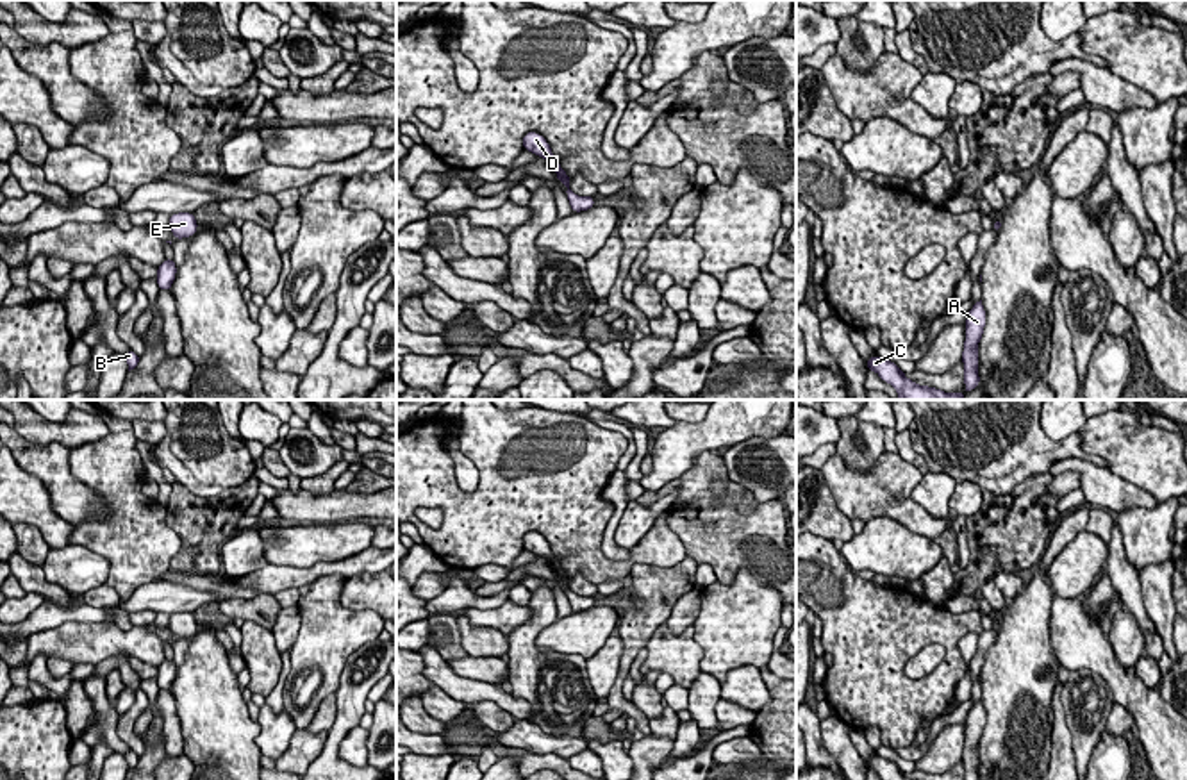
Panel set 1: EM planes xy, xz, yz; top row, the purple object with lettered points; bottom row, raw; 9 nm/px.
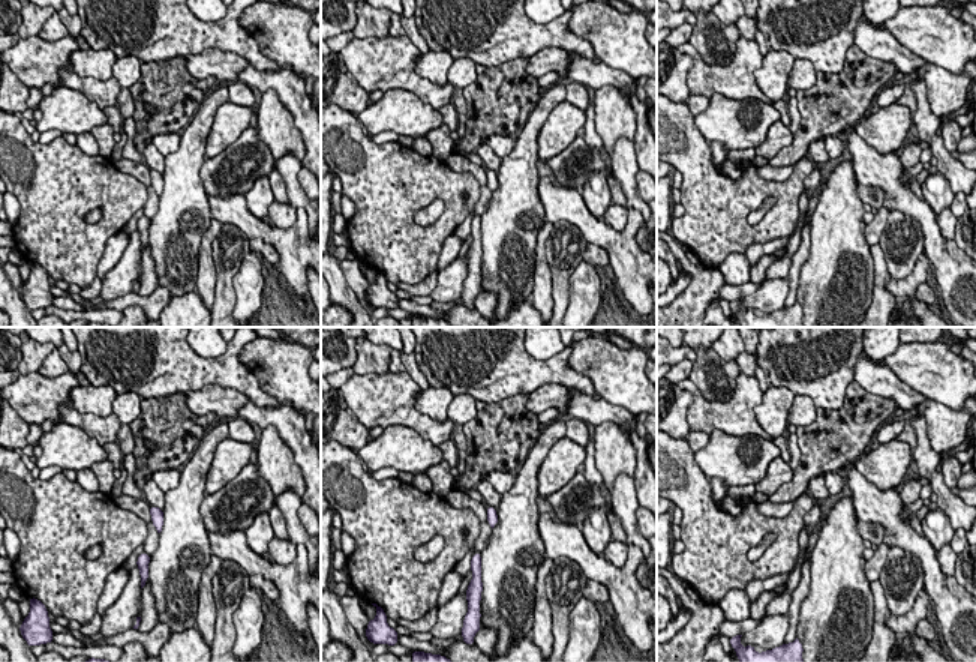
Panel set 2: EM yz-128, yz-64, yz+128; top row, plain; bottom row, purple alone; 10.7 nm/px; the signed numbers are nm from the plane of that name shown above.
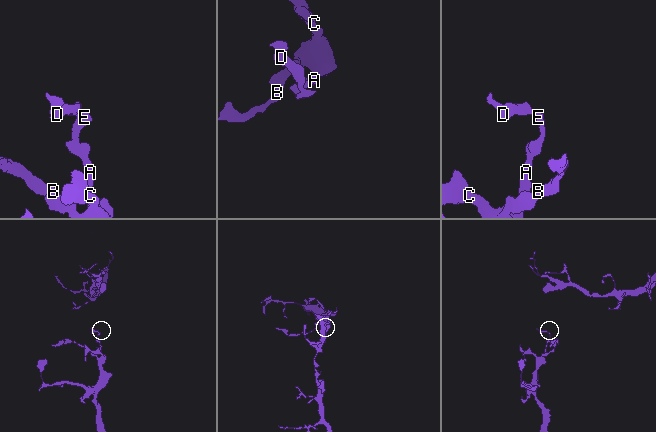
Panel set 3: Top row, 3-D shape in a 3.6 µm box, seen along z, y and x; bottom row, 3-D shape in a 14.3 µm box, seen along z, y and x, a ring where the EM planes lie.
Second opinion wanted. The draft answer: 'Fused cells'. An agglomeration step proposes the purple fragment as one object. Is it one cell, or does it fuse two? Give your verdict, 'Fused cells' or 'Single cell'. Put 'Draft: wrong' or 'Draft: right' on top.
Draft: wrong
Single cell

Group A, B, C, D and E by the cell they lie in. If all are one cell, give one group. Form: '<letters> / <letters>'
A B C D E

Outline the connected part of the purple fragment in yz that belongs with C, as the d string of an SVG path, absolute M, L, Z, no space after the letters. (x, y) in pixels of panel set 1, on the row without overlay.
M878 755L867 759L866 766L869 771L876 771L882 780L910 780L892 760L882 759Z

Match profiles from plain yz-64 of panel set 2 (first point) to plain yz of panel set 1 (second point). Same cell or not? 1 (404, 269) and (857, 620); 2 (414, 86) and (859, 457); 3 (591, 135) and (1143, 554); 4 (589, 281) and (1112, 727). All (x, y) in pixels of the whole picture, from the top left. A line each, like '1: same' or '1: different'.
1: same
2: different
3: different
4: different

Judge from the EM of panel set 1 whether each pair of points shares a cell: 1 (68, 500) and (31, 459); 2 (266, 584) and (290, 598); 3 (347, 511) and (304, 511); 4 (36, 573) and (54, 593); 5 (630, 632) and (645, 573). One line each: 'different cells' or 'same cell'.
1: same cell
2: different cells
3: same cell
4: same cell
5: same cell

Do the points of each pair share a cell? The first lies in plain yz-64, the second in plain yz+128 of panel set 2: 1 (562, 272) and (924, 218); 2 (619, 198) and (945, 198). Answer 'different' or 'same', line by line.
1: different
2: different

